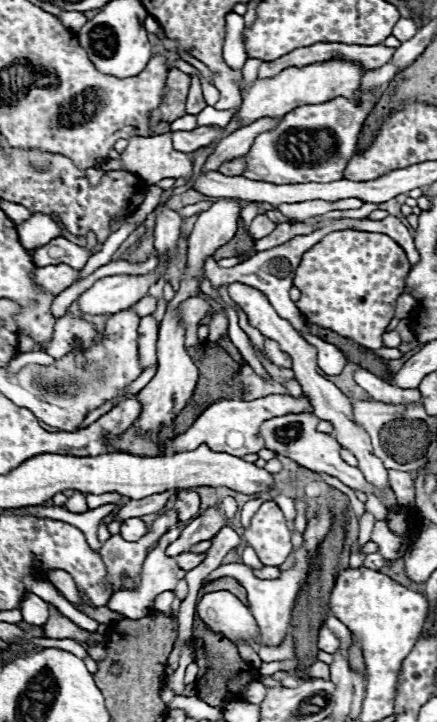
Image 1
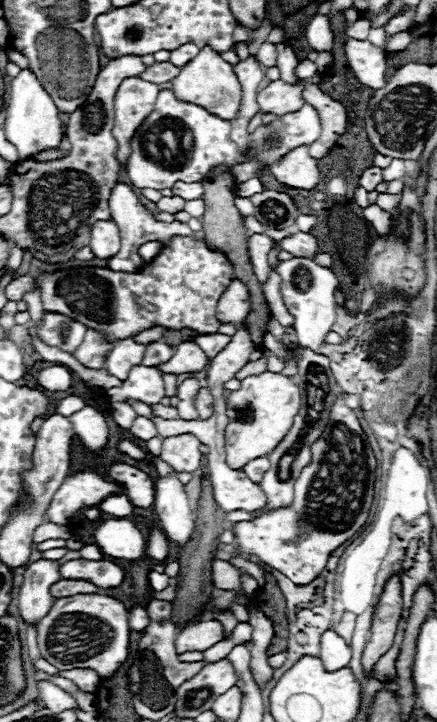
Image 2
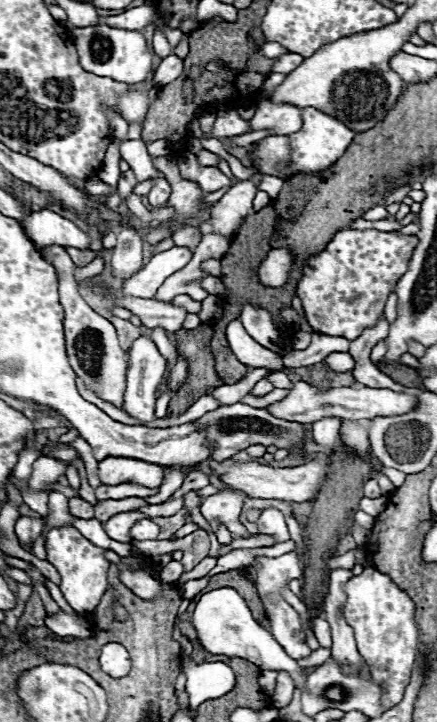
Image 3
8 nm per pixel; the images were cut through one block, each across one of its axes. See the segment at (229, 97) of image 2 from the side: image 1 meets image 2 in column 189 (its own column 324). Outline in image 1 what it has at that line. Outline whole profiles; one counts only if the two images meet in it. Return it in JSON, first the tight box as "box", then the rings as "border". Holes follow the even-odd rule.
{"box":[238,60,364,128],"border":[[[328,60],[320,64],[312,64],[306,68],[288,68],[276,78],[256,80],[254,86],[244,94],[242,108],[238,112],[240,128],[252,124],[260,118],[282,118],[286,112],[302,106],[302,104],[324,104],[326,100],[334,100],[336,96],[352,96],[352,92],[360,84],[360,76],[364,68],[344,62],[344,60]]]}

